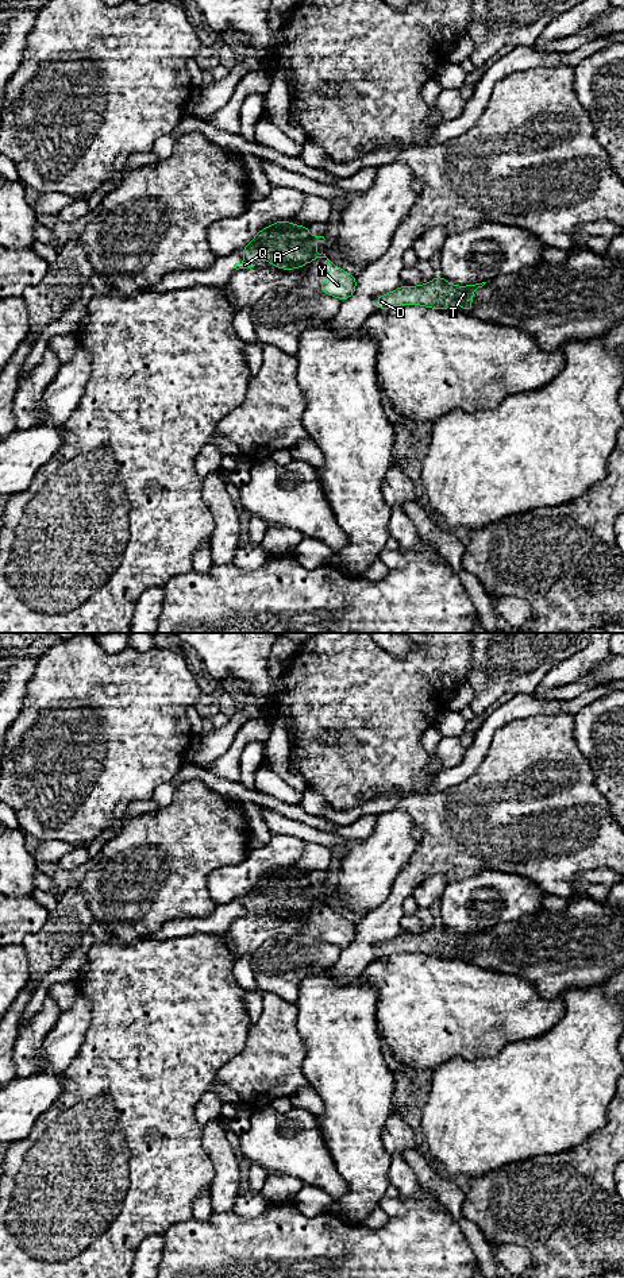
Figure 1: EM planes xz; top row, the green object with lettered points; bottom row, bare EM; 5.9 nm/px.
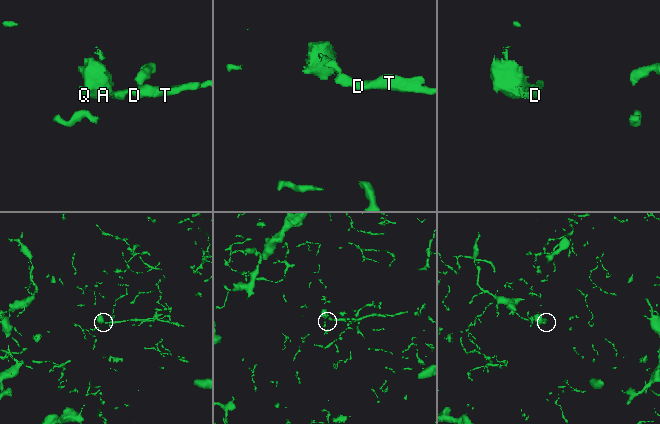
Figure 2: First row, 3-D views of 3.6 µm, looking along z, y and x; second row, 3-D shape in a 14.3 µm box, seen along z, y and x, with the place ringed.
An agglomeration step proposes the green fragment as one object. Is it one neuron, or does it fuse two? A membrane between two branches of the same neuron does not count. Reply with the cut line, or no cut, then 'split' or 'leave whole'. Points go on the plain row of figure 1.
cut xz (316, 900), (309, 908); split

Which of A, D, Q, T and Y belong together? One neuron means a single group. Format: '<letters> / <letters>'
A Q / D T Y

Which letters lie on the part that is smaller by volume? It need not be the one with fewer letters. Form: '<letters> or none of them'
D, T, Y

